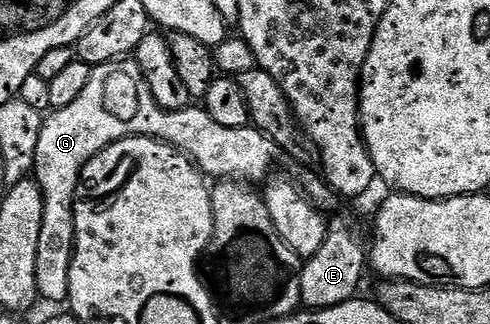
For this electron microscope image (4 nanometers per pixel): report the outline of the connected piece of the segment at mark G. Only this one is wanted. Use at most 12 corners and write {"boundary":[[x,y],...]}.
{"boundary":[[135,60],[43,119],[34,276],[68,301],[82,168],[133,136],[212,180],[263,183],[278,147],[196,104],[162,109]]}

